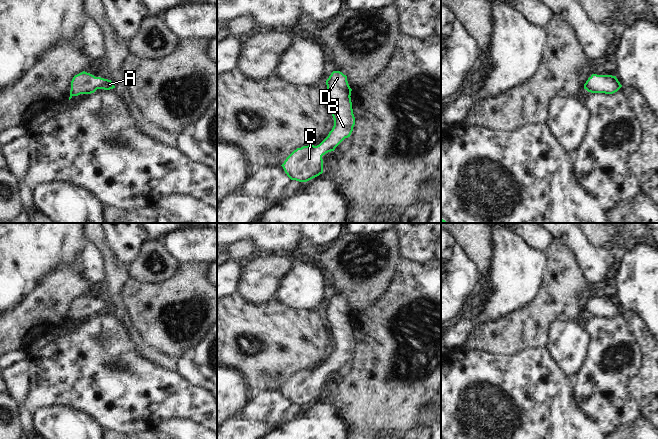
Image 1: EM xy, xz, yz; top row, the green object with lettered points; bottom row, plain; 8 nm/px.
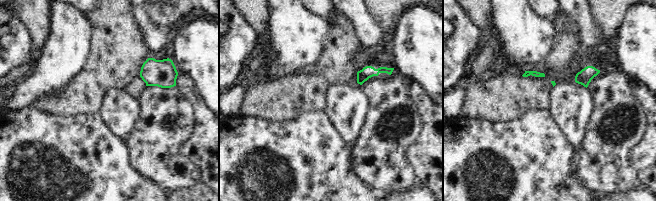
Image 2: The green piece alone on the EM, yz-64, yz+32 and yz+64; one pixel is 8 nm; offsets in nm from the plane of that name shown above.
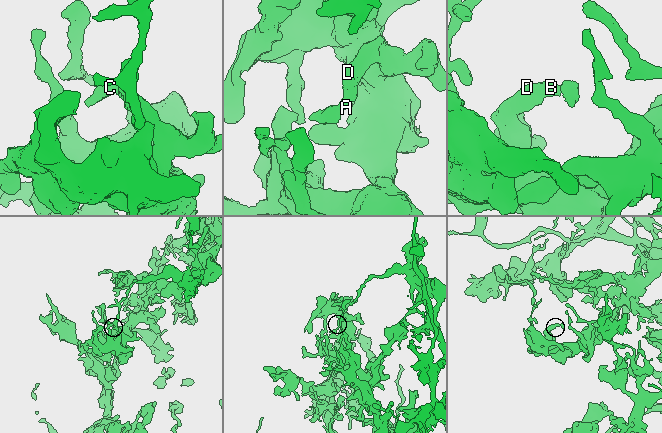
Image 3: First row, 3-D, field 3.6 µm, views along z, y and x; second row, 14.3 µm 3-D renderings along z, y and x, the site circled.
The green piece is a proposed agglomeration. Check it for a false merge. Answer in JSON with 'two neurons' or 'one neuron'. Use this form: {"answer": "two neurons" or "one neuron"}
{"answer": "one neuron"}

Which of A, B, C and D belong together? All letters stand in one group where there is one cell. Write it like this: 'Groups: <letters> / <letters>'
Groups: A B C D

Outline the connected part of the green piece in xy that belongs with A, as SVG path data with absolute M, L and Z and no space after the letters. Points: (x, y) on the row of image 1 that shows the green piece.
M85 71L75 75L71 81L71 90L69 100L73 96L80 94L91 94L97 89L110 90L115 88L113 82L101 77L95 77L94 75Z

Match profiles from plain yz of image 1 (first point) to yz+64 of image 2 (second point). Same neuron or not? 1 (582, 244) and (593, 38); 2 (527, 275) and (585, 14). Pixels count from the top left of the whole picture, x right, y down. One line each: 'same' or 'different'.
1: same
2: same

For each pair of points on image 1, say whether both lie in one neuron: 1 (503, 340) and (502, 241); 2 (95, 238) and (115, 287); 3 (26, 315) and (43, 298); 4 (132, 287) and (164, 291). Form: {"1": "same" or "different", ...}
{"1": "different", "2": "same", "3": "same", "4": "same"}

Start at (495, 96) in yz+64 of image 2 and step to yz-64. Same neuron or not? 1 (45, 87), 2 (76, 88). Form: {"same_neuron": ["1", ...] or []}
{"same_neuron": ["2"]}

